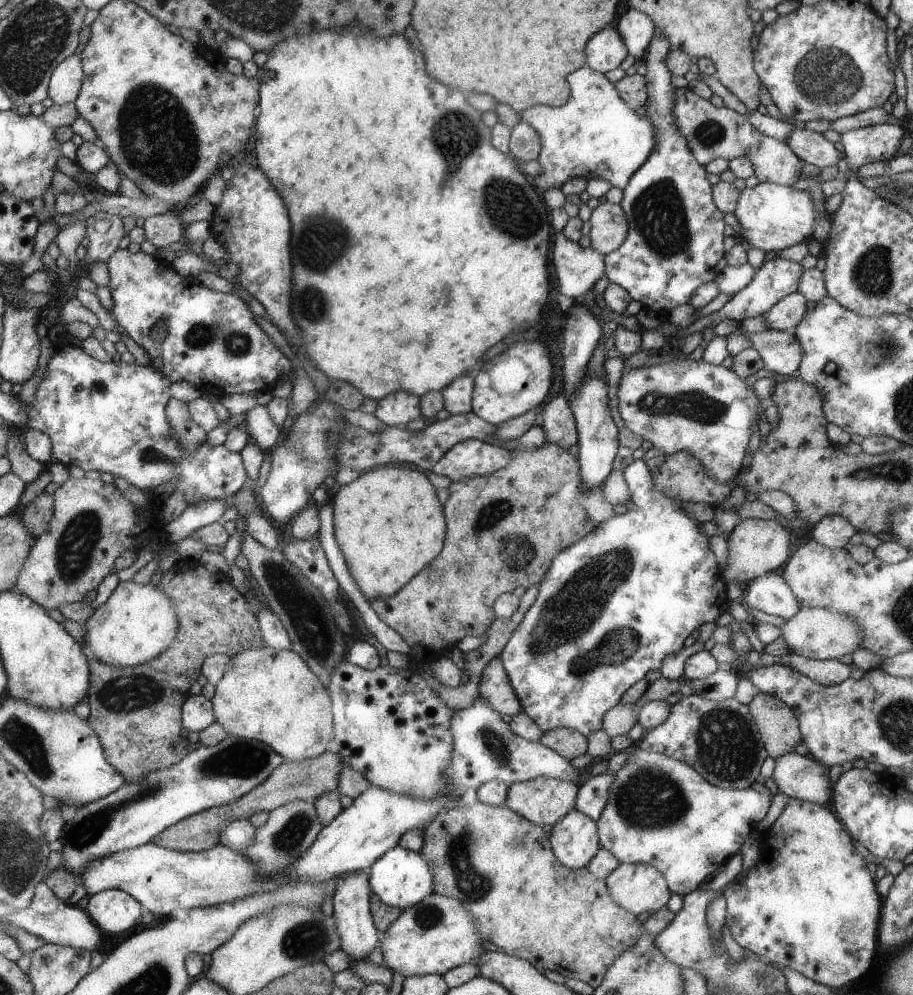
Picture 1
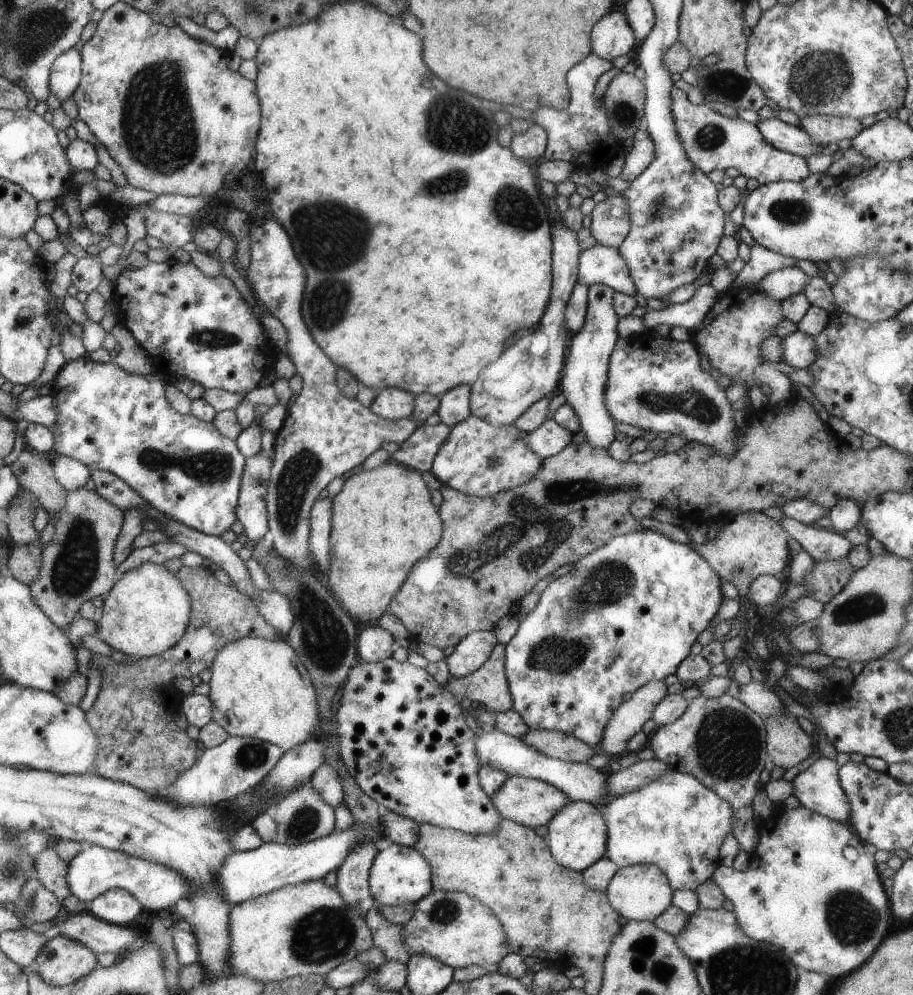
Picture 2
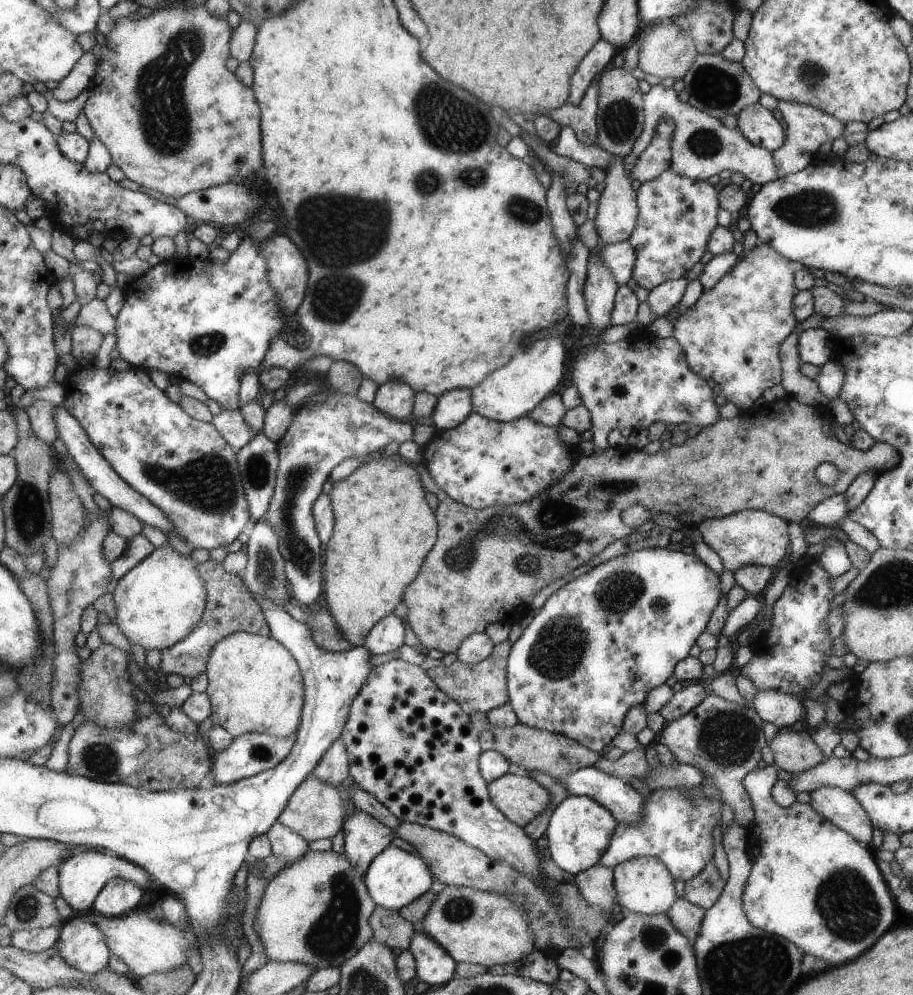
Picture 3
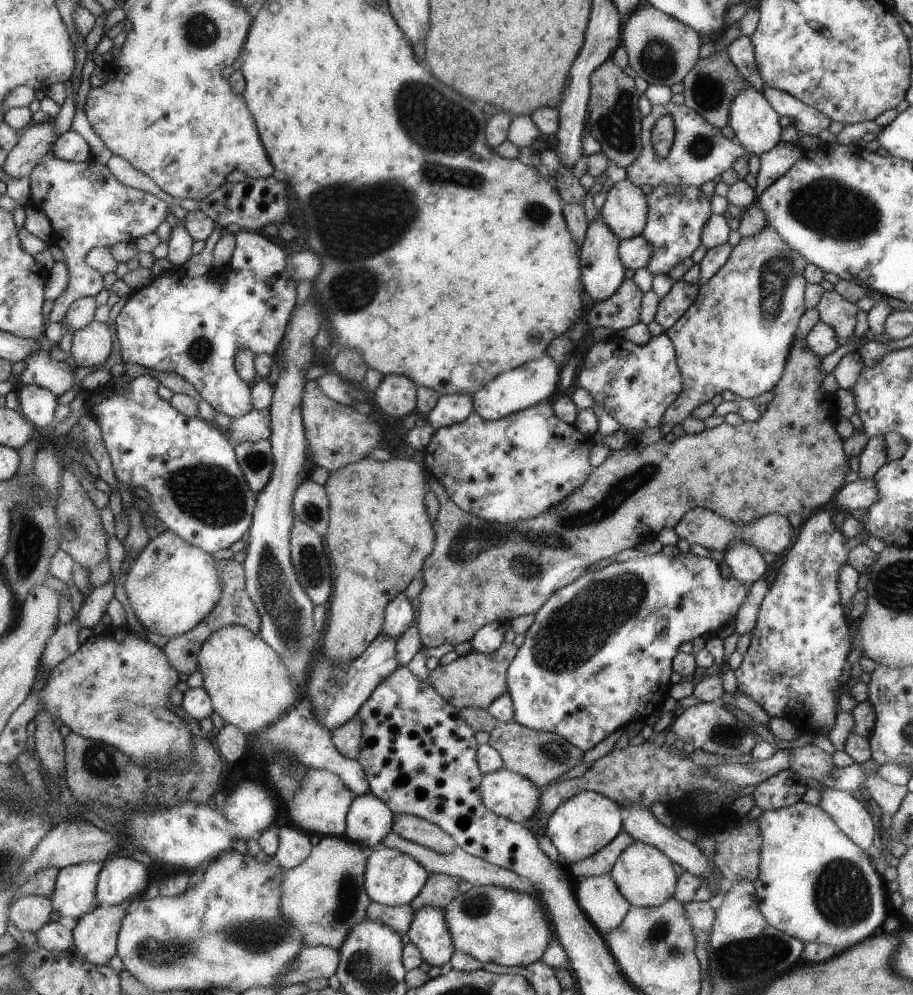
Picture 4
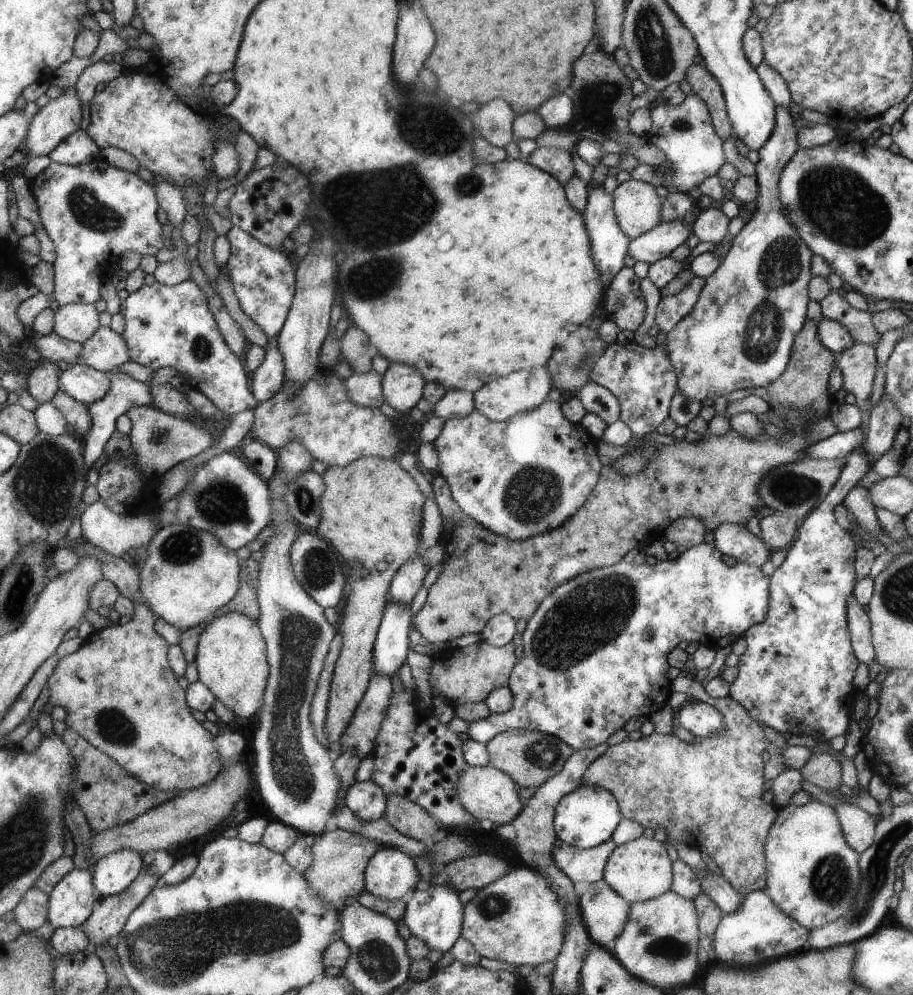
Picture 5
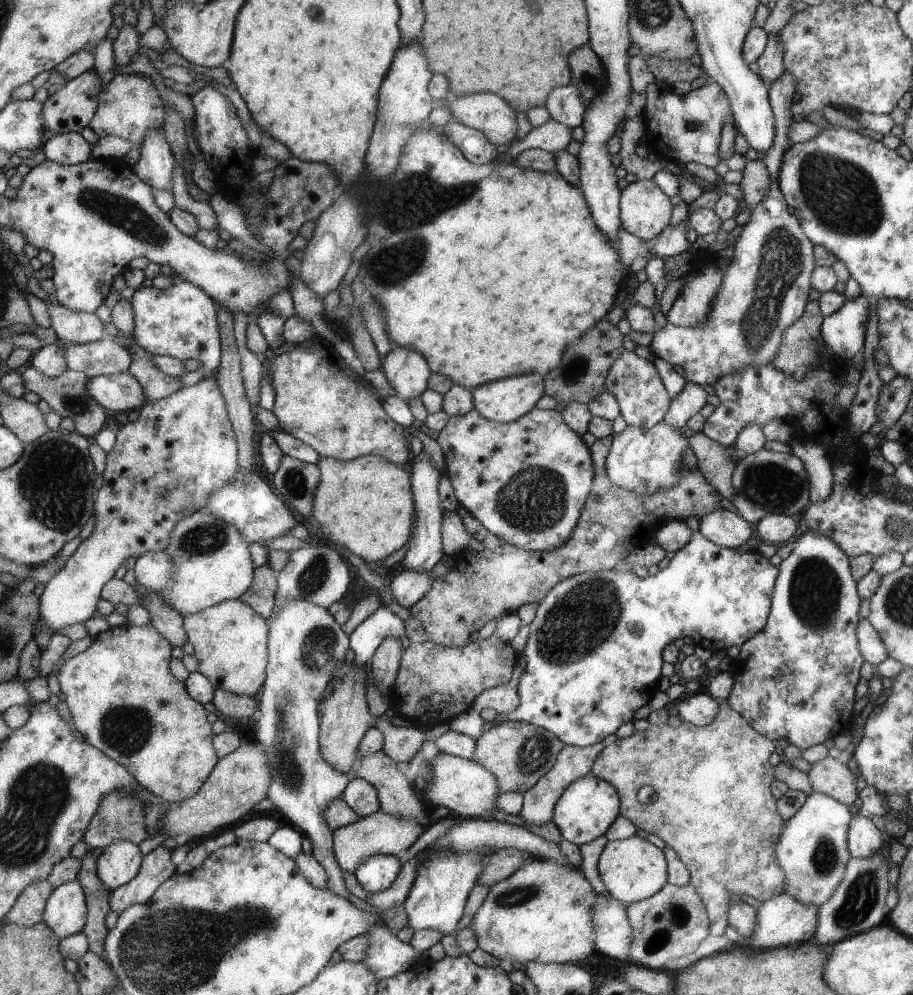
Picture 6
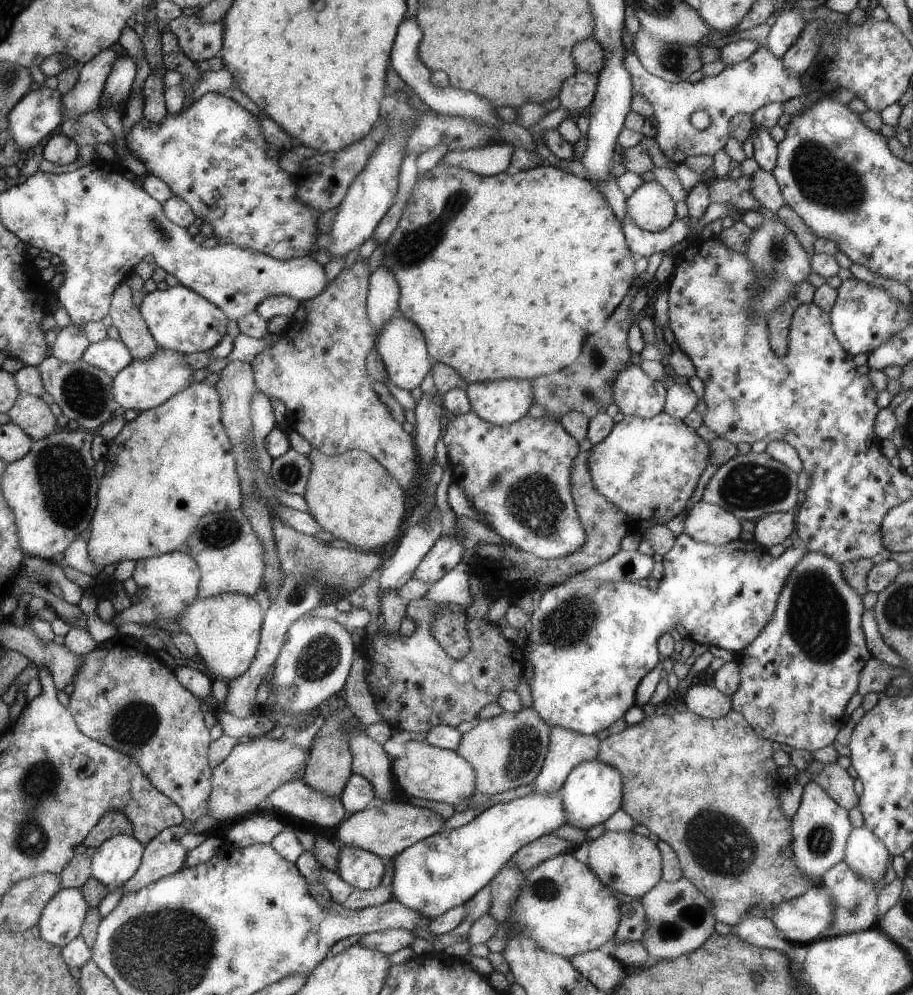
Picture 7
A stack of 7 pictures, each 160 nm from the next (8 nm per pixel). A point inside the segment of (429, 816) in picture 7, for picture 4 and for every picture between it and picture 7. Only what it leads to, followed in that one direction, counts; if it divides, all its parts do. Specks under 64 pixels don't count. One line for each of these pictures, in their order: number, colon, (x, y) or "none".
4: (323, 897)
5: (339, 859)
6: (377, 834)

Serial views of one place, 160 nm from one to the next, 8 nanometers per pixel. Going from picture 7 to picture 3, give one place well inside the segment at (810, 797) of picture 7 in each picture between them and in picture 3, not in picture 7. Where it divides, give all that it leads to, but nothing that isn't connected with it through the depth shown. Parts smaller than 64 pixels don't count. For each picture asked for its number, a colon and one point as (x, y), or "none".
3: (810, 882)
4: (814, 884)
5: (812, 875)
6: (811, 850)

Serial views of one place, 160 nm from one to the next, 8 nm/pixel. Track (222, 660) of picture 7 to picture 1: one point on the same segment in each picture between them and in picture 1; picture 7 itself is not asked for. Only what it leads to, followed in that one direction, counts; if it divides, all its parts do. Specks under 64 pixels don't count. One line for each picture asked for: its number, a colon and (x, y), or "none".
1: (268, 695)
2: (260, 688)
3: (255, 685)
4: (249, 685)
5: (232, 661)
6: (229, 639)

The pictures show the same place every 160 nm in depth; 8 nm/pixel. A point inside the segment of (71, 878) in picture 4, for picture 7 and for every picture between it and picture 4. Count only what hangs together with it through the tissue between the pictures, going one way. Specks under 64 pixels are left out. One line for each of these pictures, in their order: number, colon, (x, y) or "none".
5: (72, 902)
6: (66, 914)
7: (62, 921)

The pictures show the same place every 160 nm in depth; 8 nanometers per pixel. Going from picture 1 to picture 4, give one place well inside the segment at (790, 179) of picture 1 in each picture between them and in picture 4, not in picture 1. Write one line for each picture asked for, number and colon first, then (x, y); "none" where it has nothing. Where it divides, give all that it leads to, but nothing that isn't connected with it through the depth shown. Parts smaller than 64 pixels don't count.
2: (711, 141)
3: (701, 146)
4: (699, 152)

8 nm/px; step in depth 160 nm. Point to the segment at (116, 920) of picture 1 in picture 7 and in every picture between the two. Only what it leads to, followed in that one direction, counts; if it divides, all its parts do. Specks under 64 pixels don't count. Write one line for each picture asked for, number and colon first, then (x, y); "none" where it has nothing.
2: (119, 906)
3: (120, 896)
4: (123, 878)
5: (113, 874)
6: (120, 862)
7: (118, 860)

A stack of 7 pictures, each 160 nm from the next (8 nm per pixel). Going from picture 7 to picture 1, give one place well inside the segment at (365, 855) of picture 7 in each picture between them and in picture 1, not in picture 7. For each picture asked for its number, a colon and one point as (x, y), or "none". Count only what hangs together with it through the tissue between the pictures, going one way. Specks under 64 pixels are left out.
1: (400, 878)
2: (399, 875)
3: (394, 878)
4: (391, 878)
5: (390, 874)
6: (376, 874)

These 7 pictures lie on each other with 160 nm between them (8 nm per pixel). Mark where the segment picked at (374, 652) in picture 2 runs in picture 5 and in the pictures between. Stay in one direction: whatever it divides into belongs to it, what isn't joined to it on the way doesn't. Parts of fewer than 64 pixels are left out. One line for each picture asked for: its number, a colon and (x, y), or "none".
3: (387, 635)
4: (398, 617)
5: (408, 579)

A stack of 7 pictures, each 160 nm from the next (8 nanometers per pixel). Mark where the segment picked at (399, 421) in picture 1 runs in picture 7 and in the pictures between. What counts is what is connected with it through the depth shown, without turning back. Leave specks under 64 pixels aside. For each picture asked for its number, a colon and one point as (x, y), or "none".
2: (391, 403)
3: (395, 398)
4: (395, 396)
5: (402, 386)
6: (405, 370)
7: (401, 346)

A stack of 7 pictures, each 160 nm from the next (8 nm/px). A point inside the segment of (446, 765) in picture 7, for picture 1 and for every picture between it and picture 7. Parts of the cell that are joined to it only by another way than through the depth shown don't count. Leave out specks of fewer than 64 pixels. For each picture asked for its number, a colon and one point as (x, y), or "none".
1: (541, 801)
2: (528, 802)
3: (520, 798)
4: (512, 796)
5: (488, 794)
6: (467, 789)

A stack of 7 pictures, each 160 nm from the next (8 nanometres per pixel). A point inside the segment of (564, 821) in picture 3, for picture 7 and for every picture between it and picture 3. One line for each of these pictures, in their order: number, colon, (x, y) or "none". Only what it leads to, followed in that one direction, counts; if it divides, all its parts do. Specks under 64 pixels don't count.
4: (585, 823)
5: (587, 816)
6: (585, 810)
7: (592, 791)

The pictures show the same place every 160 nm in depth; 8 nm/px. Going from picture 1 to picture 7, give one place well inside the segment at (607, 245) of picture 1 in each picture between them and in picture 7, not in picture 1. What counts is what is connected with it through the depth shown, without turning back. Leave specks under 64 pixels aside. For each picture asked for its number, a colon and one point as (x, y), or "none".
2: (610, 223)
3: (616, 215)
4: (622, 212)
5: (637, 208)
6: (645, 210)
7: (649, 207)

